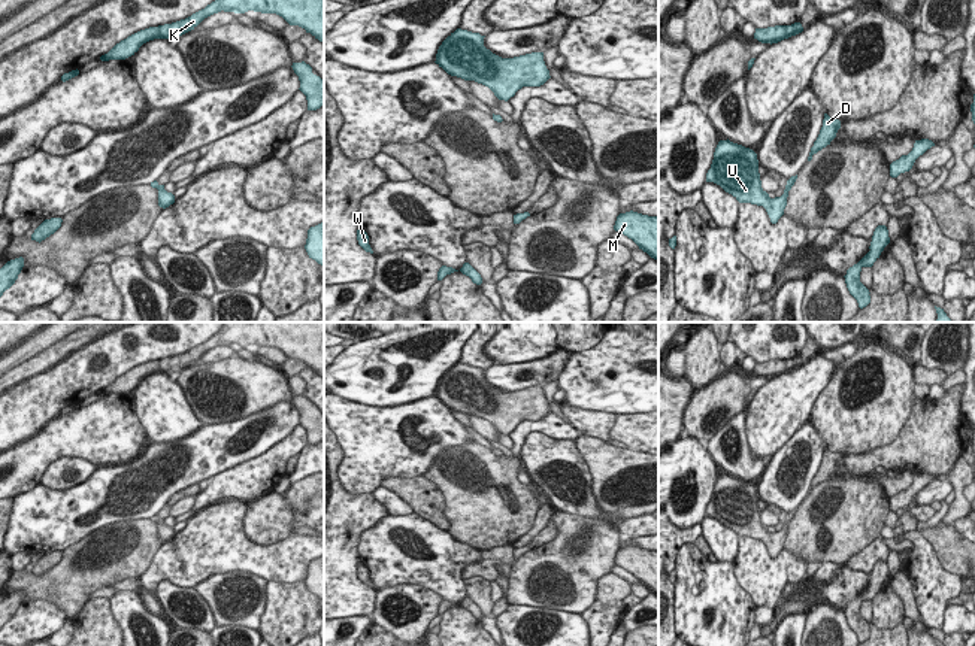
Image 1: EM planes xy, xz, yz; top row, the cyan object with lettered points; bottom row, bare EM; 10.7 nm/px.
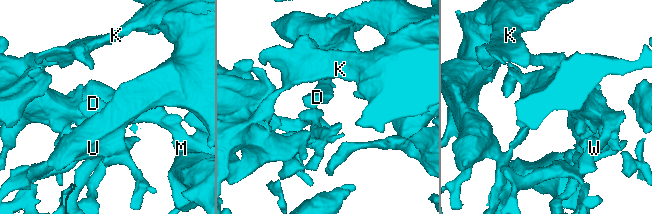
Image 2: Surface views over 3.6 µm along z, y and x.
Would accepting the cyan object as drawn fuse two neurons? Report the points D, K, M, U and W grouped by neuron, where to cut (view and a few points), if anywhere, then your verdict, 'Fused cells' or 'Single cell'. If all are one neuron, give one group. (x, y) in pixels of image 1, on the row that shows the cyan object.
Groups: D K M U W. No split. Single cell.

